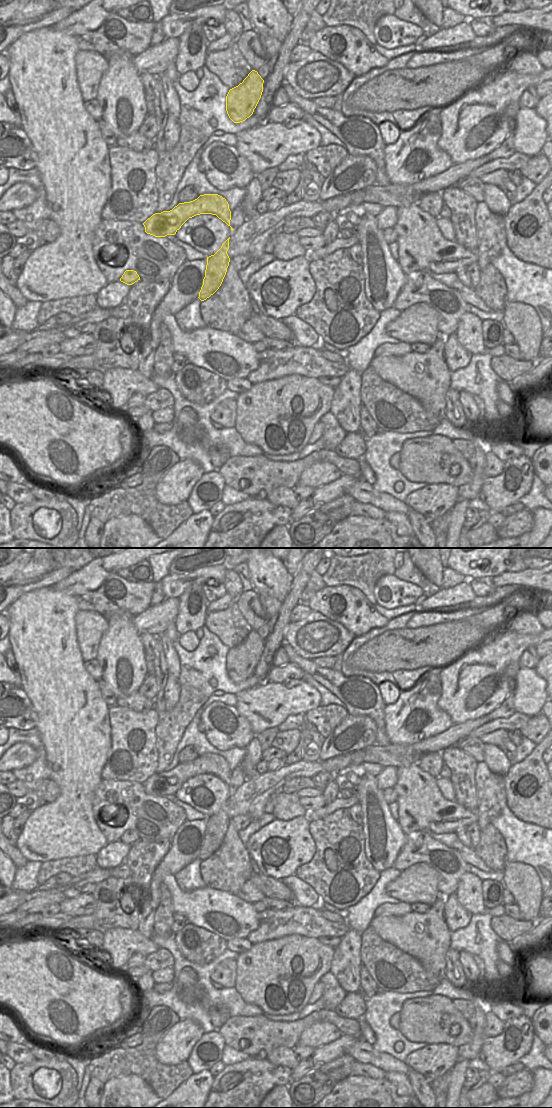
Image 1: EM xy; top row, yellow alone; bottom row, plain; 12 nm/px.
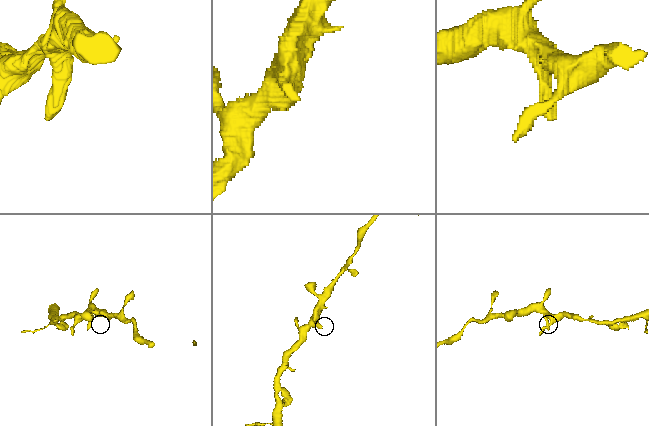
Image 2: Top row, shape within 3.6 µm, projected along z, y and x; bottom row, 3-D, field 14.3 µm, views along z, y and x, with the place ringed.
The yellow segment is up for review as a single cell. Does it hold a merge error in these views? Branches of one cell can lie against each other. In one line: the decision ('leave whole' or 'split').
leave whole

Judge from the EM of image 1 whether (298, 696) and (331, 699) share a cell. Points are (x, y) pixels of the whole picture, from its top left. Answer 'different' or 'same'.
different

